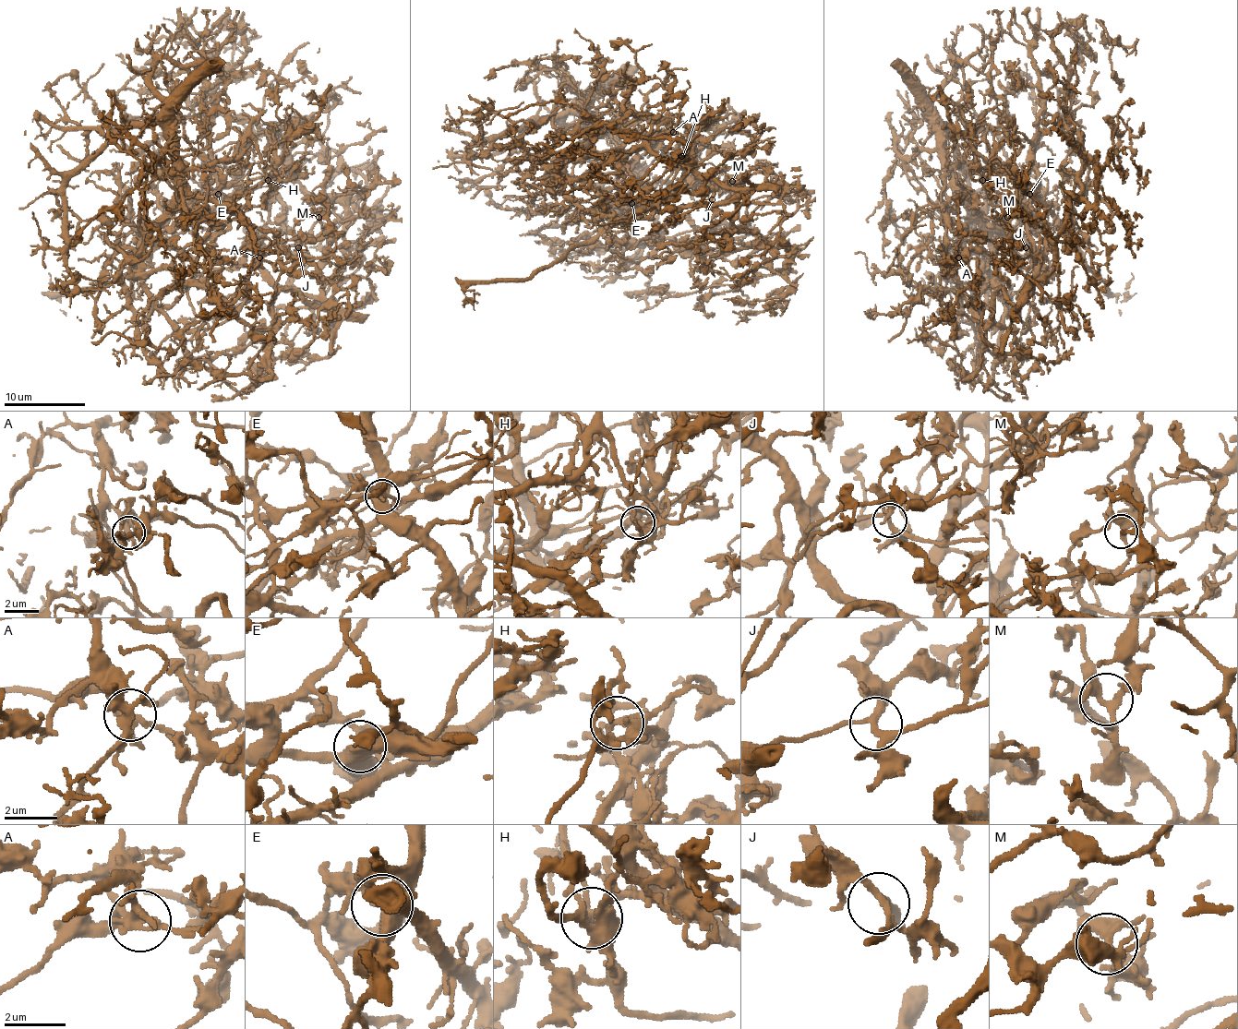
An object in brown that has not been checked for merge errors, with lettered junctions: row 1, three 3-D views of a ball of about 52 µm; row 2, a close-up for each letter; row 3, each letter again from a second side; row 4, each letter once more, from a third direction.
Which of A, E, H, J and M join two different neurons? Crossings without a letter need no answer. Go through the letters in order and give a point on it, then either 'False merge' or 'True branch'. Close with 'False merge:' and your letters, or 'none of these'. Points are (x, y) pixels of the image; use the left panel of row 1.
A: Place: (259, 257). False merge
E: Place: (218, 194). False merge
H: Place: (268, 180). False merge
J: Place: (298, 247). True branch
M: Place: (318, 217). True branch
False merge: A, E, H

